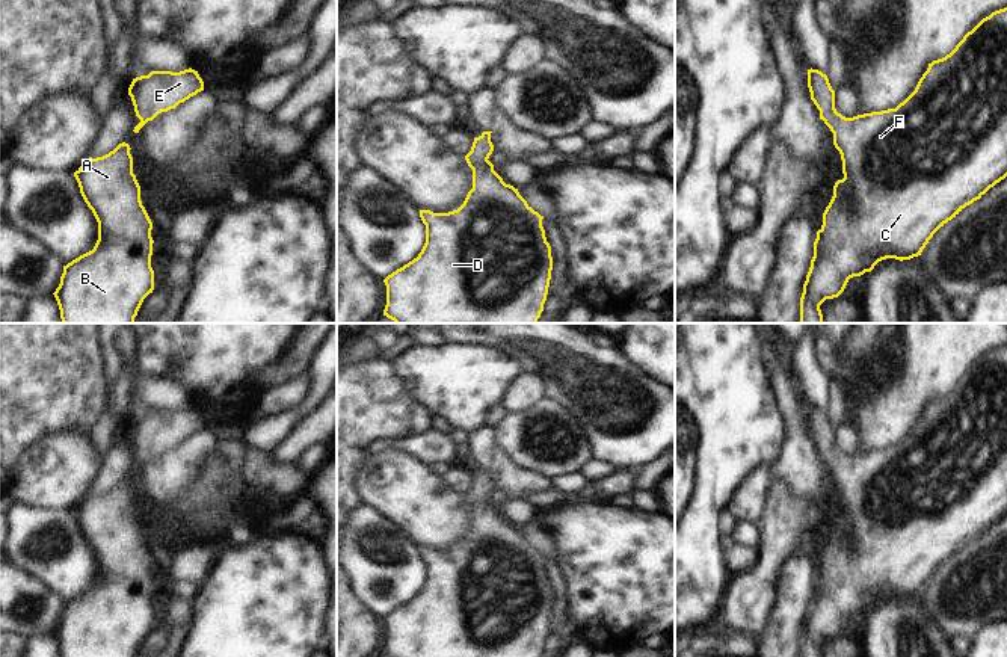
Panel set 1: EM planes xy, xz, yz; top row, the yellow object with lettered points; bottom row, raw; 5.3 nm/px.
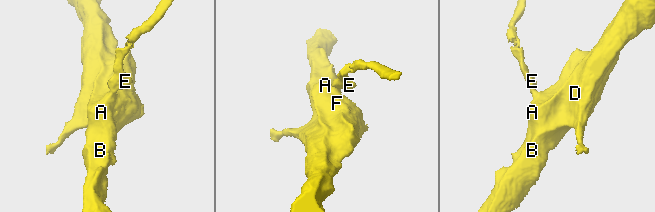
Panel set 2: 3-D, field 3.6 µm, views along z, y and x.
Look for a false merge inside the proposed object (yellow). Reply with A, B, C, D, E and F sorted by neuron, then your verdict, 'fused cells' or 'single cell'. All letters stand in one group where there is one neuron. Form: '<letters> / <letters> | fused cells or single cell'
A B C D E F | single cell

